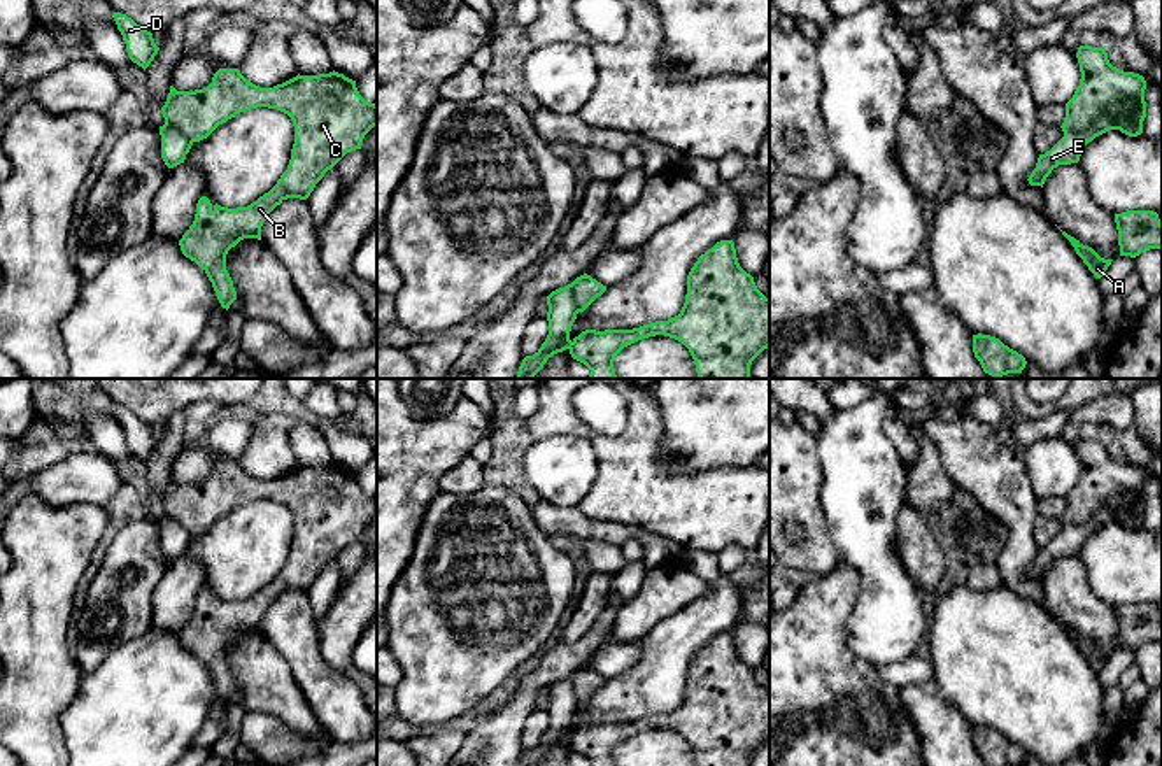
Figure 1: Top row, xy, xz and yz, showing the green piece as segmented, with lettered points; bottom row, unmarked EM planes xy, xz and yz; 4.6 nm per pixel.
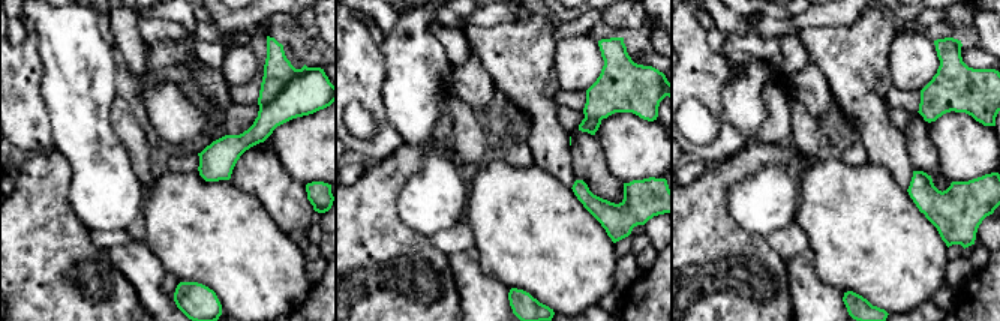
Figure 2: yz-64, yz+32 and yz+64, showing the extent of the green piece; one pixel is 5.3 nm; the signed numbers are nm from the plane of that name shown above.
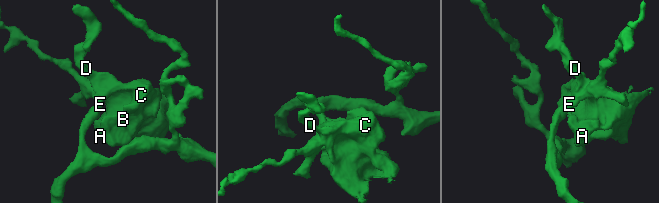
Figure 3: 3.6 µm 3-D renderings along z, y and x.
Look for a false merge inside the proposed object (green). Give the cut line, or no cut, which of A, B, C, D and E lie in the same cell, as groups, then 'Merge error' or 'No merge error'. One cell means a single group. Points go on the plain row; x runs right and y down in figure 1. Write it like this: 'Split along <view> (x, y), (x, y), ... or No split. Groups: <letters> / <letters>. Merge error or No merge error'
Split along yz (1140, 493), (1117, 495), (1089, 521), (1064, 528). Groups: A B C D / E. Merge error

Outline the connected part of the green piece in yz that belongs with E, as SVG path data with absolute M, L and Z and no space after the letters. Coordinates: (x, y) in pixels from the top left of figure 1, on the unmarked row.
M1139 493L1116 496L1090 522L1064 528L1050 543L1039 547L1036 561L1027 571L1029 577L1043 580L1053 561L1059 557L1078 556L1083 540L1088 535L1109 522L1118 522L1118 519L1129 514L1137 505L1137 501Z

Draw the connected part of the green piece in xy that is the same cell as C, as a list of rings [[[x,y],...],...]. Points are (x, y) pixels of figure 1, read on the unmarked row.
[[[219,461],[212,475],[203,482],[177,484],[170,479],[170,486],[159,505],[167,517],[177,521],[191,535],[200,535],[219,517],[244,503],[258,500],[277,501],[293,514],[294,536],[287,563],[268,585],[247,599],[228,601],[217,596],[212,598],[207,589],[202,589],[196,596],[193,617],[179,633],[182,647],[207,666],[221,699],[226,703],[237,692],[233,673],[226,663],[228,643],[244,631],[261,633],[261,619],[277,598],[287,591],[307,592],[324,566],[347,545],[361,542],[365,528],[377,519],[377,498],[359,487],[356,473],[335,463],[319,468],[298,466],[273,480],[259,480],[249,475],[238,461]]]

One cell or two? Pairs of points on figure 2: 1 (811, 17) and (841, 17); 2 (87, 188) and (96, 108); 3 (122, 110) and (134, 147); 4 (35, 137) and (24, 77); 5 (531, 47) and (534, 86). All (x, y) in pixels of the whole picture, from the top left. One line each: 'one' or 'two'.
1: one
2: one
3: one
4: one
5: one

